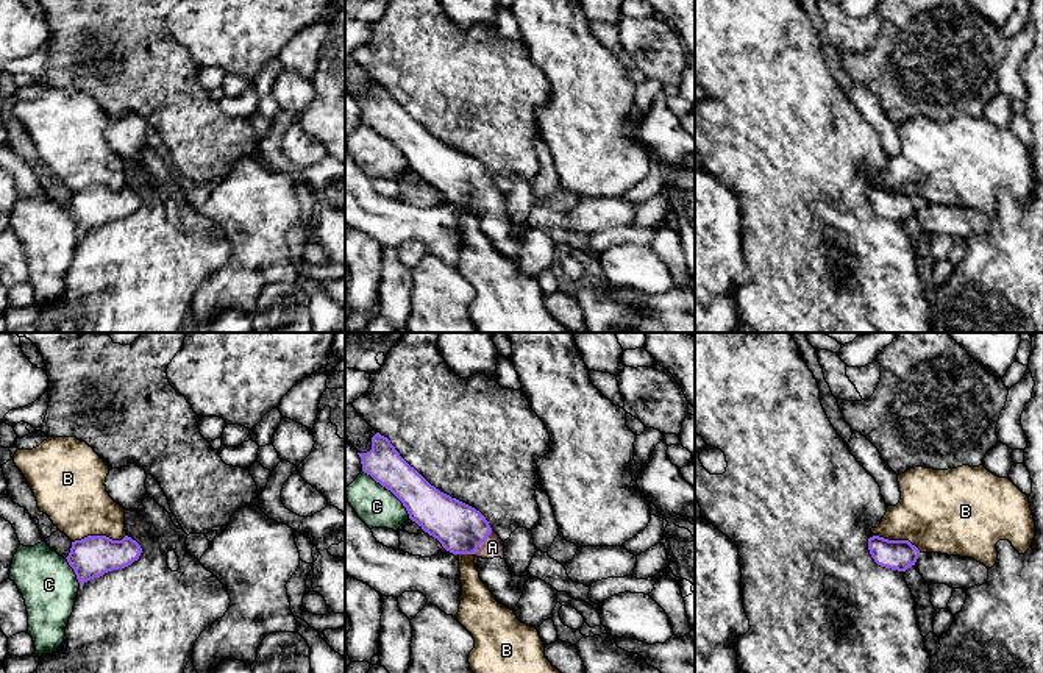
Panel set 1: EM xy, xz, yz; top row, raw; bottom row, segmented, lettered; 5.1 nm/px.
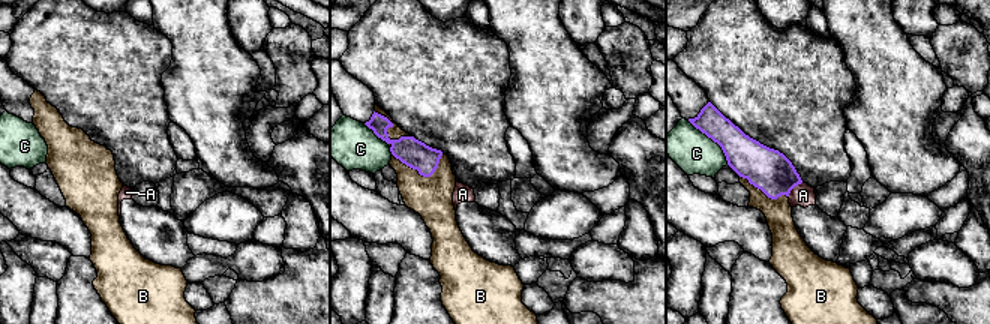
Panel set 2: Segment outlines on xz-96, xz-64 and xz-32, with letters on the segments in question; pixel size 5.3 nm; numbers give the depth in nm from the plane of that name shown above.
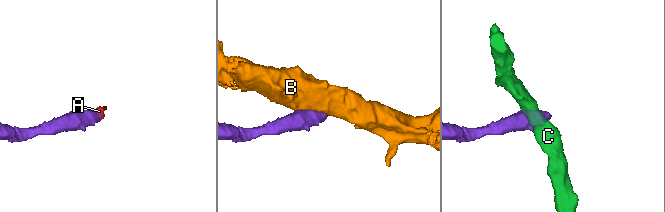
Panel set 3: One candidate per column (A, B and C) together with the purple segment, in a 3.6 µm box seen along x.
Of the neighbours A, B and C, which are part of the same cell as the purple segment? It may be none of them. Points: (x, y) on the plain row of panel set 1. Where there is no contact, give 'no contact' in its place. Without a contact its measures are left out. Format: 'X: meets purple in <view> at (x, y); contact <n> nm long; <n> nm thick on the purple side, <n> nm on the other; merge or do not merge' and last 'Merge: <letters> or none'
A: meets purple in xz at (481, 192); contact 160 nm long; 240 nm thick on the purple side, 110 nm on the other; merge
B: meets purple in xy at (99, 186); contact 280 nm long; 220 nm thick on the purple side, 340 nm on the other; do not merge
C: meets purple in xz at (389, 139); contact 340 nm long; 200 nm thick on the purple side, 200 nm on the other; do not merge
Merge: A

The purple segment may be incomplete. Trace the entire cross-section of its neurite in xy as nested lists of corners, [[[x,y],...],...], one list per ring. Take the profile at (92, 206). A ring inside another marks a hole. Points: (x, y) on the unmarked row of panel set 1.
[[[87,186],[72,192],[66,208],[73,219],[80,234],[100,228],[108,222],[125,219],[139,209],[141,195],[125,186],[122,191],[112,191],[106,186]]]

